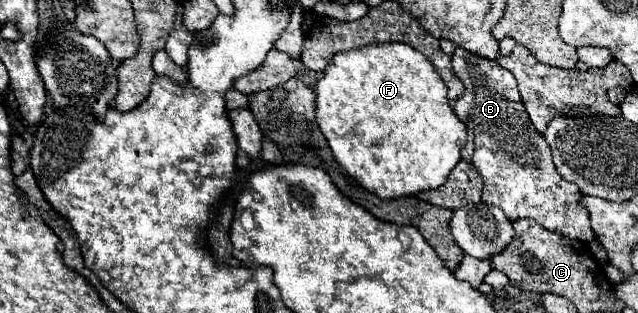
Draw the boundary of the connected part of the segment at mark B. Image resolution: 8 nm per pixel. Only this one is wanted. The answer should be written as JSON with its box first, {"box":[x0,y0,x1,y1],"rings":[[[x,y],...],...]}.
{"box":[452,47,594,241],"rings":[[[456,47],[452,67],[466,87],[462,99],[456,101],[454,111],[474,133],[476,149],[472,163],[484,179],[482,201],[500,207],[510,221],[528,217],[538,221],[544,229],[580,241],[592,241],[594,231],[586,209],[580,205],[582,193],[574,183],[568,183],[558,175],[546,139],[528,119],[516,77],[496,61],[466,53],[462,47]]]}

